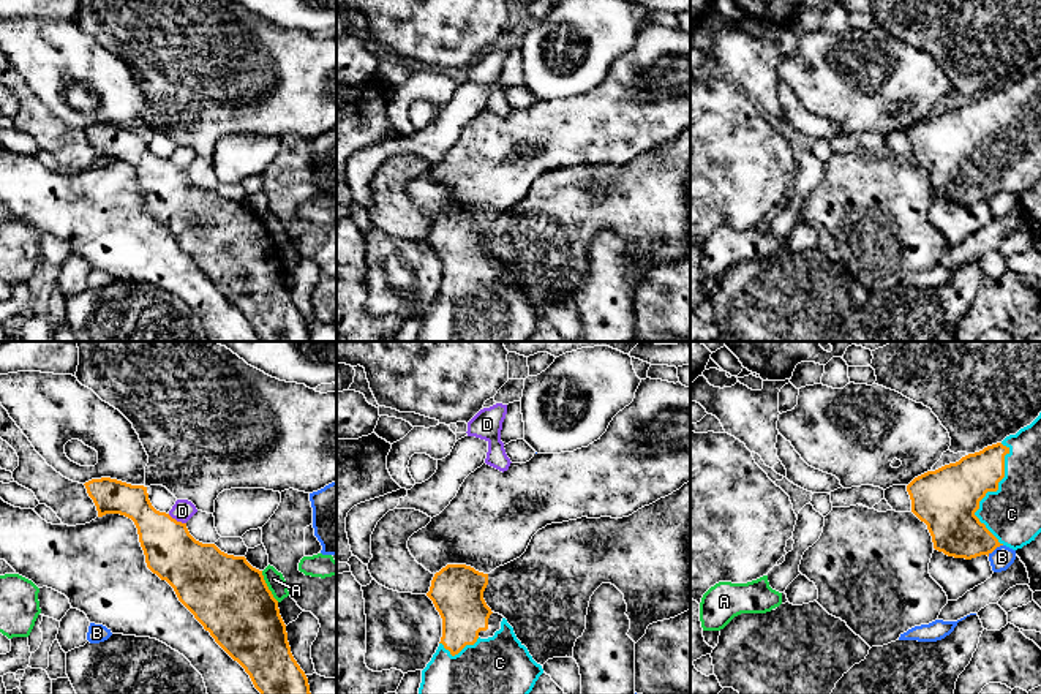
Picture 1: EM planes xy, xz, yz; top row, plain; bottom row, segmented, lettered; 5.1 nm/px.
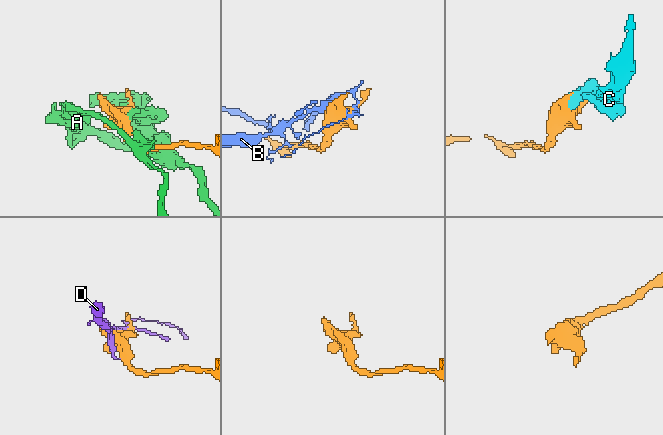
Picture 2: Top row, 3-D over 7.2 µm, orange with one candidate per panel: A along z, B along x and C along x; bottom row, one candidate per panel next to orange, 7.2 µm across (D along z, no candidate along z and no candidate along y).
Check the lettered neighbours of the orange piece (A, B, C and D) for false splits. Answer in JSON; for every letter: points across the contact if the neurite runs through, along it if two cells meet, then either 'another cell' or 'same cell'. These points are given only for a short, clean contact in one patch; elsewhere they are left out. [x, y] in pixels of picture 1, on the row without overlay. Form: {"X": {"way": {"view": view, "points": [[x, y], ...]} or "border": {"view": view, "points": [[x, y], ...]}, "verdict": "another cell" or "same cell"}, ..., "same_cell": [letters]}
{"A": {"verdict": "another cell"}, "B": {"verdict": "another cell"}, "C": {"verdict": "same cell"}, "D": {"verdict": "another cell"}, "same_cell": ["C"]}

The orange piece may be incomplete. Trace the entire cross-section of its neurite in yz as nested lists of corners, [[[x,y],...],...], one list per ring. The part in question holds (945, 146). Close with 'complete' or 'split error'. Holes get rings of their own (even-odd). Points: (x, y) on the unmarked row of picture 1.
[[[1041,58],[1030,71],[1002,89],[915,123],[907,131],[907,138],[911,158],[927,171],[934,194],[948,202],[971,206],[989,202],[1000,191],[1022,194],[1041,179]]] | split error

